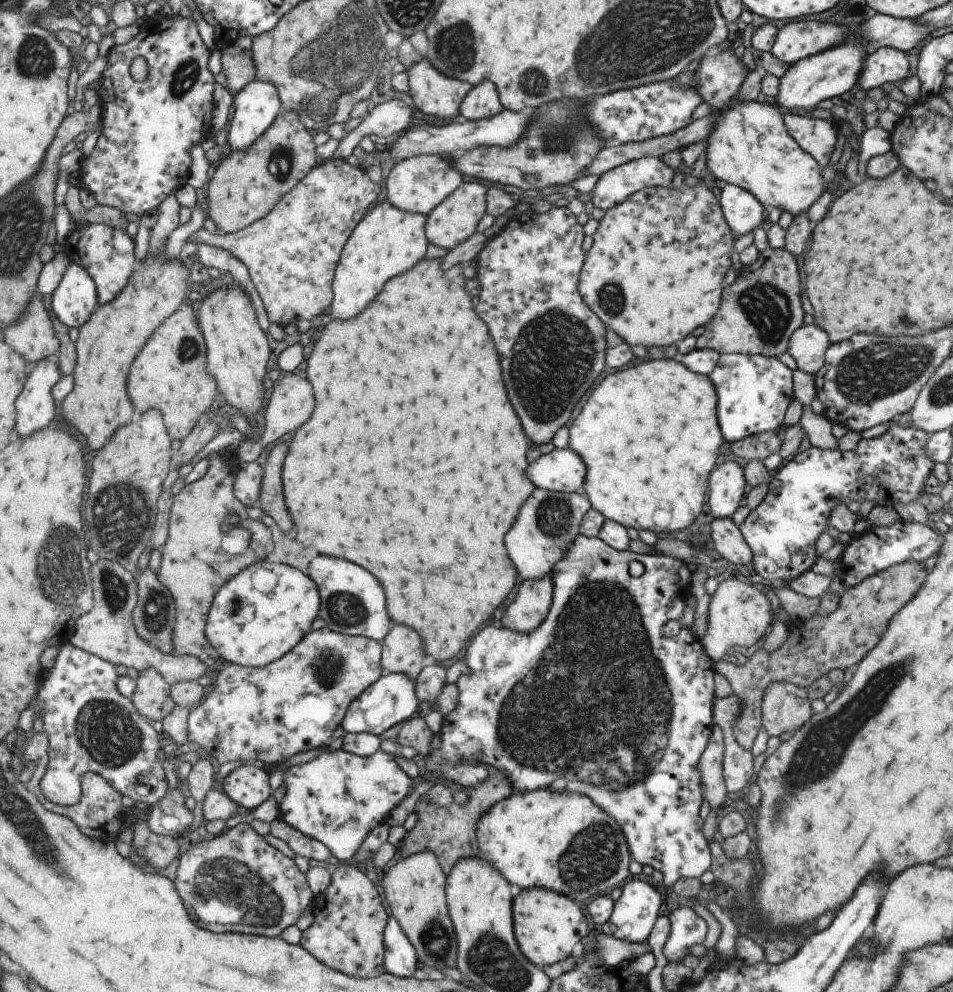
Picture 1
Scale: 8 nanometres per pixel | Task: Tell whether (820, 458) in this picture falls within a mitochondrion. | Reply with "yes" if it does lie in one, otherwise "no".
no

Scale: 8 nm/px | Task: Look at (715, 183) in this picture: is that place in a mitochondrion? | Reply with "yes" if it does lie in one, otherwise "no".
no

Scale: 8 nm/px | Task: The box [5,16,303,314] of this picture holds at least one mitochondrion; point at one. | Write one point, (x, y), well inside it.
(34, 59)

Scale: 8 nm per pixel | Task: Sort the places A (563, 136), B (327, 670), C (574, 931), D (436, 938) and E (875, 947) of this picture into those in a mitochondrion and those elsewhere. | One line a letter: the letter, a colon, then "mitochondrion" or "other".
A: mitochondrion
B: mitochondrion
C: other
D: mitochondrion
E: other

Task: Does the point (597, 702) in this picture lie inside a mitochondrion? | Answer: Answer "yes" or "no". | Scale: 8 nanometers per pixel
yes

